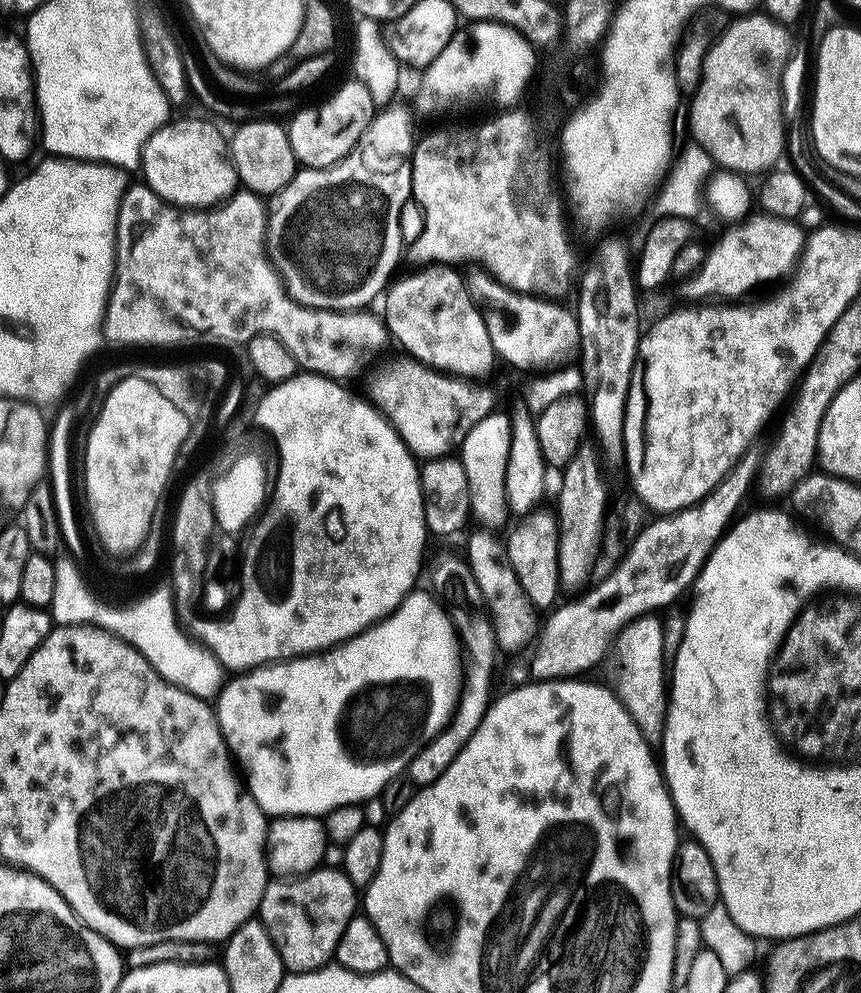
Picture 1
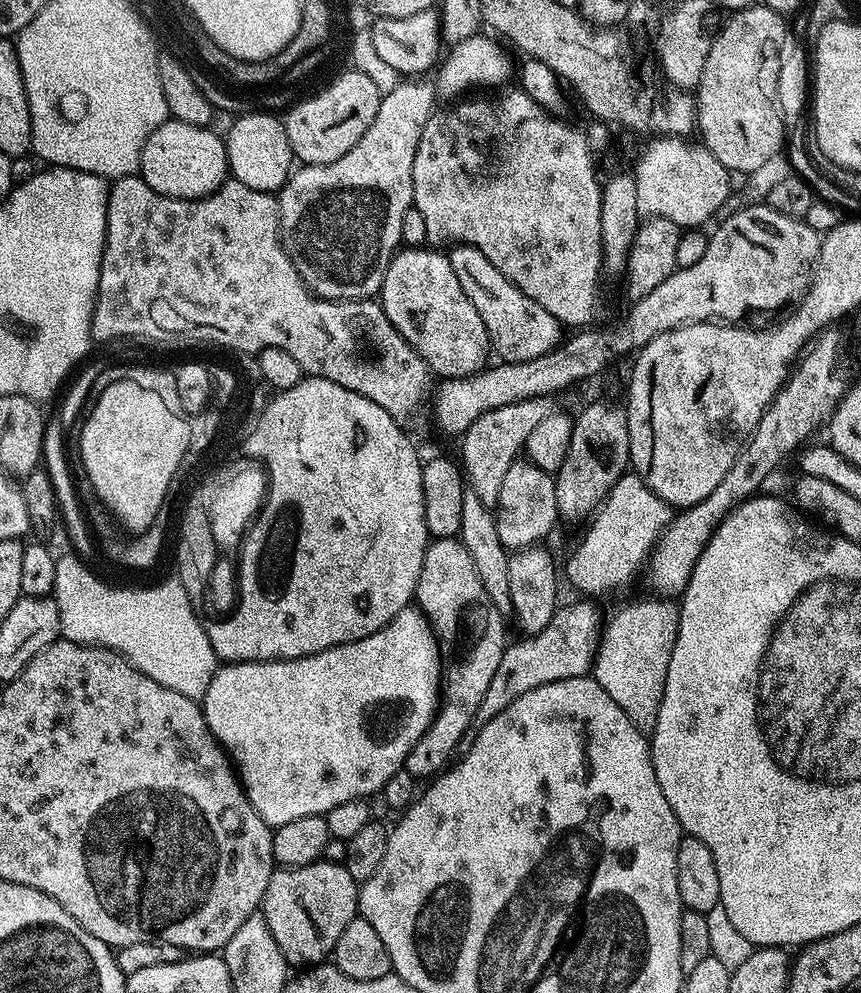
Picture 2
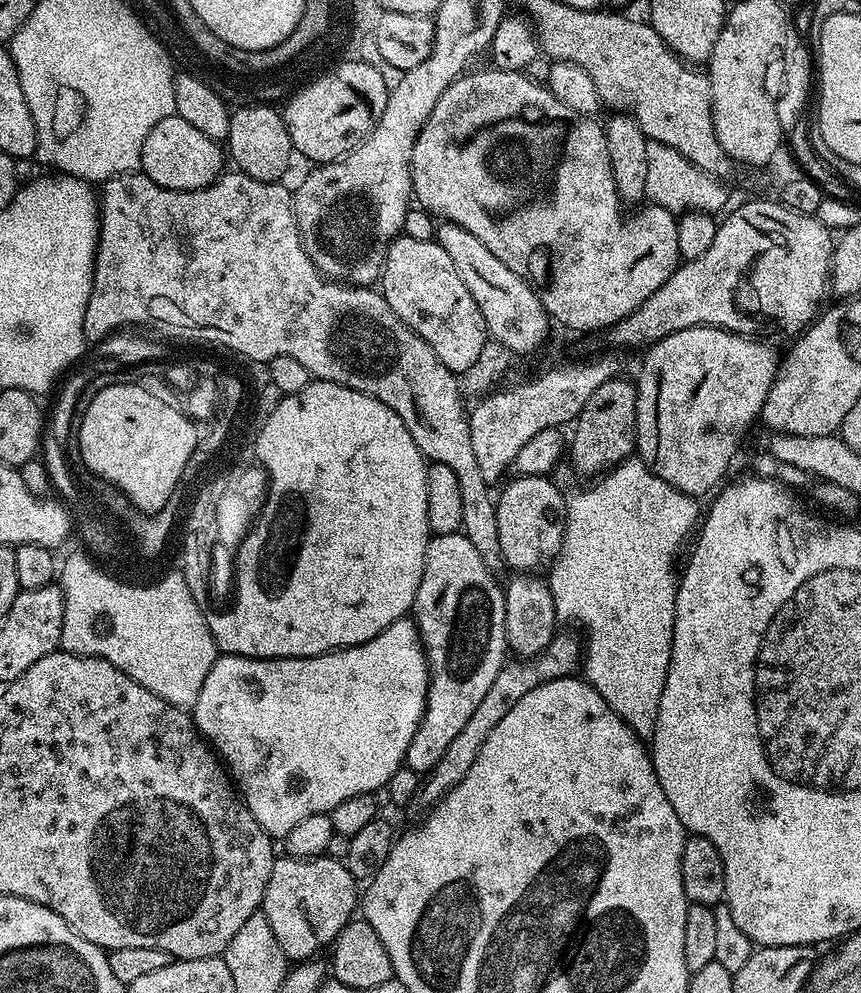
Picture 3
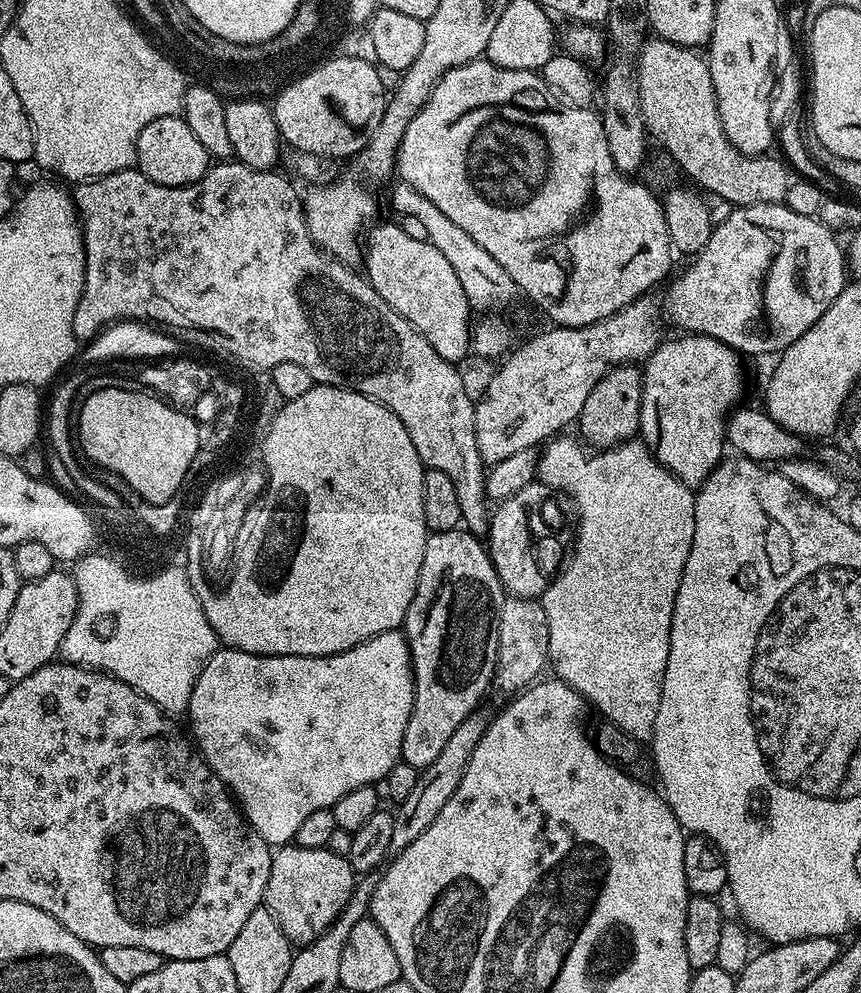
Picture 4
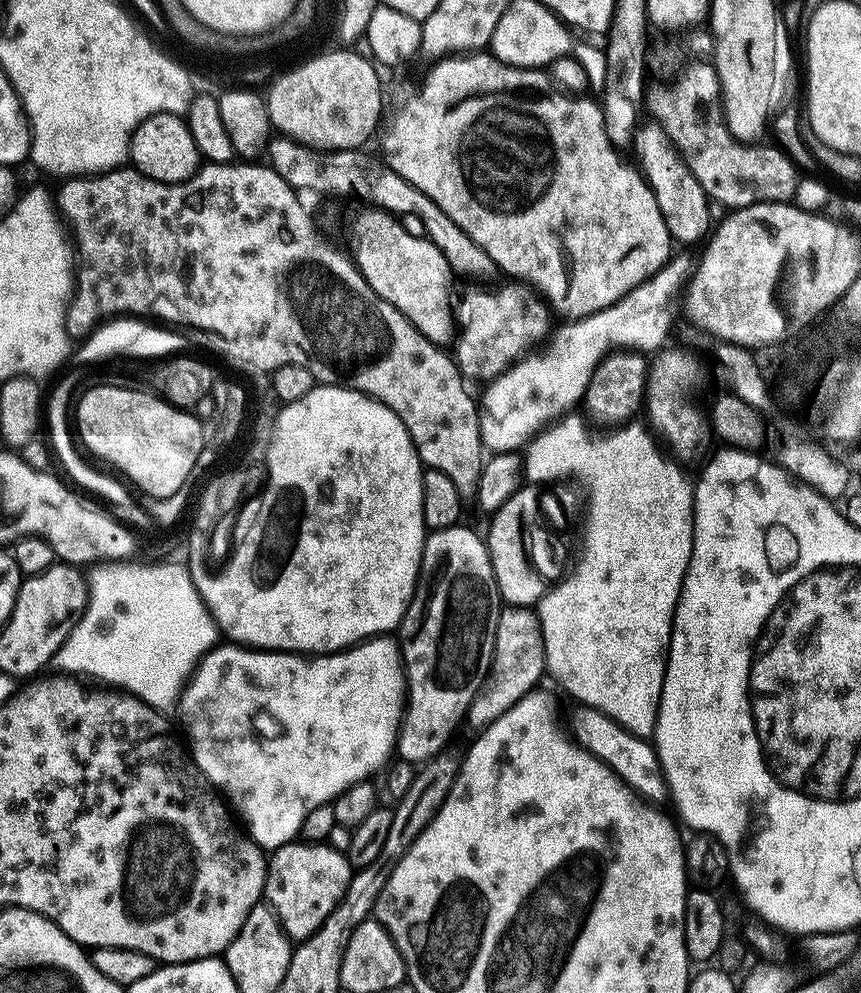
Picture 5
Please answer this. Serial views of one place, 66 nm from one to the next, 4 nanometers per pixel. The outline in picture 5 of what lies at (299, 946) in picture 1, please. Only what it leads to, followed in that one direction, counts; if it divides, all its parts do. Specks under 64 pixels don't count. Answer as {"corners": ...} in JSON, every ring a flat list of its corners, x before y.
{"corners":[[289,842,283,844,280,848,275,849,274,855,268,860,268,877,264,883,264,896,266,897,267,903,270,905,273,912,280,920,280,925,284,928,284,931,288,933,289,937,293,941,299,942,305,940,308,936,312,936,322,926,322,922,326,922,326,918,330,918,330,914,334,910,334,906,338,906,340,901,343,900,344,895,347,892,347,888,351,884,352,877,354,875,354,869,351,864,348,863,347,855,338,850,334,850,326,842]]}

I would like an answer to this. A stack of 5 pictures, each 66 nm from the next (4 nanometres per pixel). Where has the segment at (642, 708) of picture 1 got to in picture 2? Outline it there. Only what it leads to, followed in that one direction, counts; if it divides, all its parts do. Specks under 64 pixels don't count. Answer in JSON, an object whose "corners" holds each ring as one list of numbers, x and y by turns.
{"corners":[[668,598,632,600,612,617,607,617,600,633,594,661,594,679,621,706,652,704,659,706,664,693,672,645,680,625,680,609]]}

